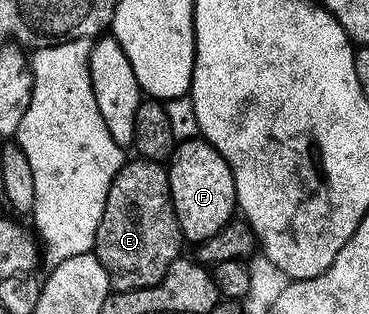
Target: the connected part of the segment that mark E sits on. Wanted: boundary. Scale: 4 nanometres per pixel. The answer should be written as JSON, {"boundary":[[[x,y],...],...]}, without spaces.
{"boundary":[[[128,160],[112,179],[96,230],[93,254],[108,274],[112,292],[131,292],[158,284],[182,251],[183,236],[170,197],[168,170],[156,160]]]}

